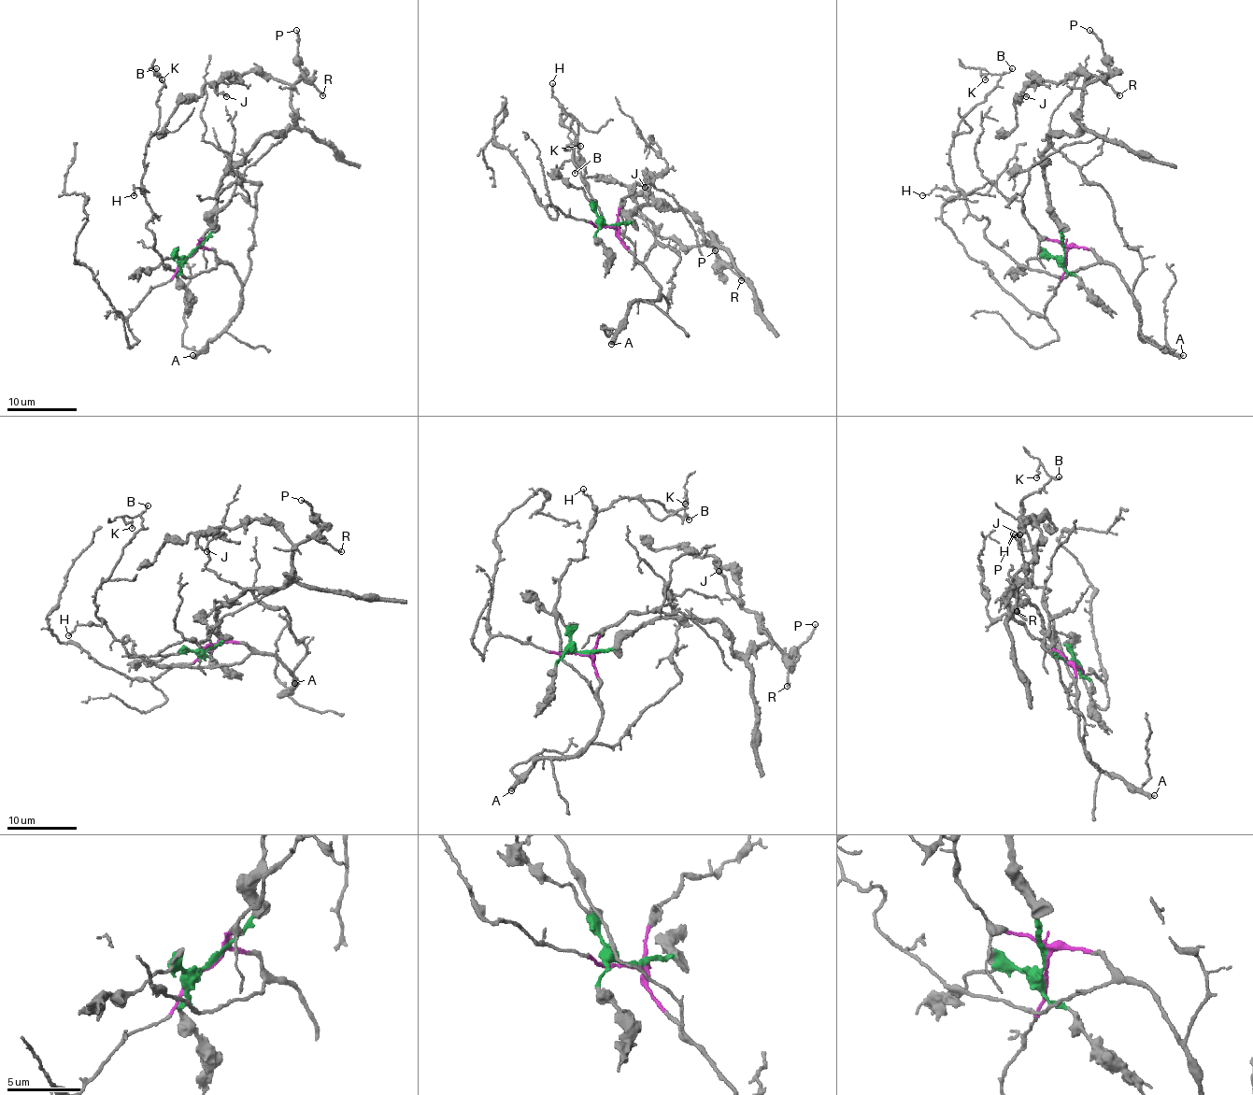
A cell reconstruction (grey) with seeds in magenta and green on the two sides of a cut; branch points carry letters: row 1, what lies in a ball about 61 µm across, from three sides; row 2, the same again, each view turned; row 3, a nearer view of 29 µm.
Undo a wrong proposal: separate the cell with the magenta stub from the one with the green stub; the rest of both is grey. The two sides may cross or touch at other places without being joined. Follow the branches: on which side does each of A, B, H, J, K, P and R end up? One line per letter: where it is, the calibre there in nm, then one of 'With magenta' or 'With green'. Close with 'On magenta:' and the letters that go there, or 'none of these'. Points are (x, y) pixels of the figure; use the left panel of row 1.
A: Place: (192, 355). Thickness 400 nm. With magenta
B: Place: (156, 68). Thickness 130 nm. With magenta
H: Place: (134, 195). Thickness 110 nm. With magenta
J: Place: (226, 96). Thickness 160 nm. With green
K: Place: (162, 79). Thickness 130 nm. With magenta
P: Place: (296, 30). Thickness 120 nm. With green
R: Place: (322, 95). Thickness 180 nm. With green
On magenta: A, B, H, K

